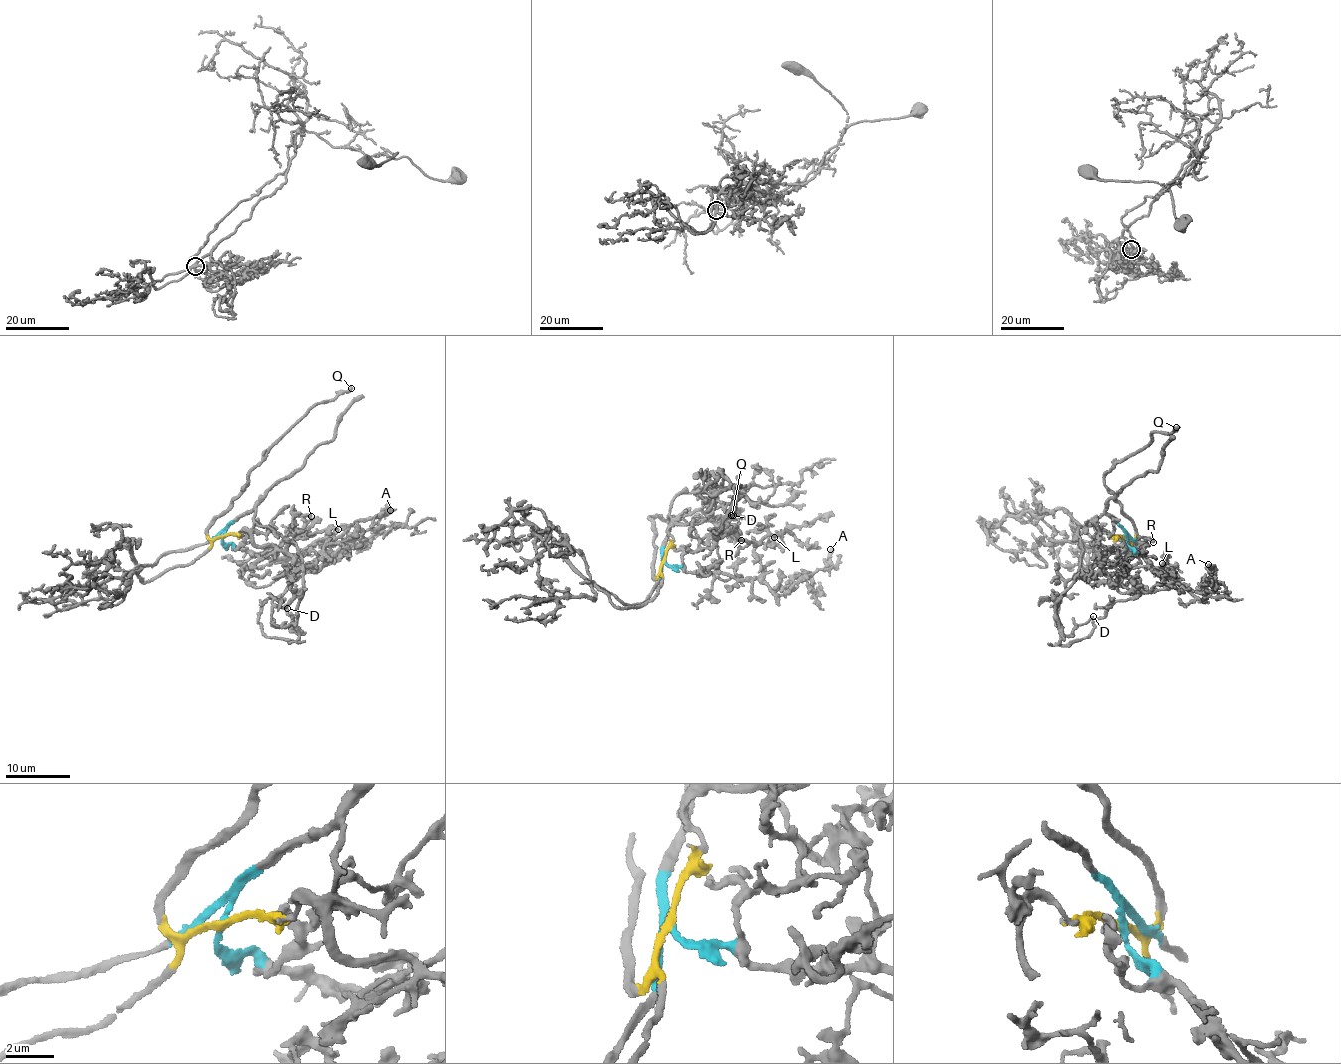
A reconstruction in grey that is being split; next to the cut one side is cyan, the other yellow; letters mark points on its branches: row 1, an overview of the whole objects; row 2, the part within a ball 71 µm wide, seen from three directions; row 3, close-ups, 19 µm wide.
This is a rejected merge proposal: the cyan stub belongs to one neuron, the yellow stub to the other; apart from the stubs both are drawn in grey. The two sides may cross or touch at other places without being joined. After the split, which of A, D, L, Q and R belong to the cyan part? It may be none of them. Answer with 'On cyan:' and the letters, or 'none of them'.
On cyan: A, L

